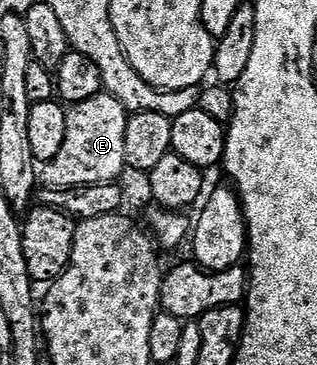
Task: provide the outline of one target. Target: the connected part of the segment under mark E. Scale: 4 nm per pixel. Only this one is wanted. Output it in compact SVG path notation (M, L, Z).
M102 93L93 96L93 100L74 103L67 116L65 144L52 162L46 163L41 170L41 182L44 187L53 190L78 190L86 186L105 185L122 179L123 170L128 169L125 154L125 136L129 111L112 94Z

